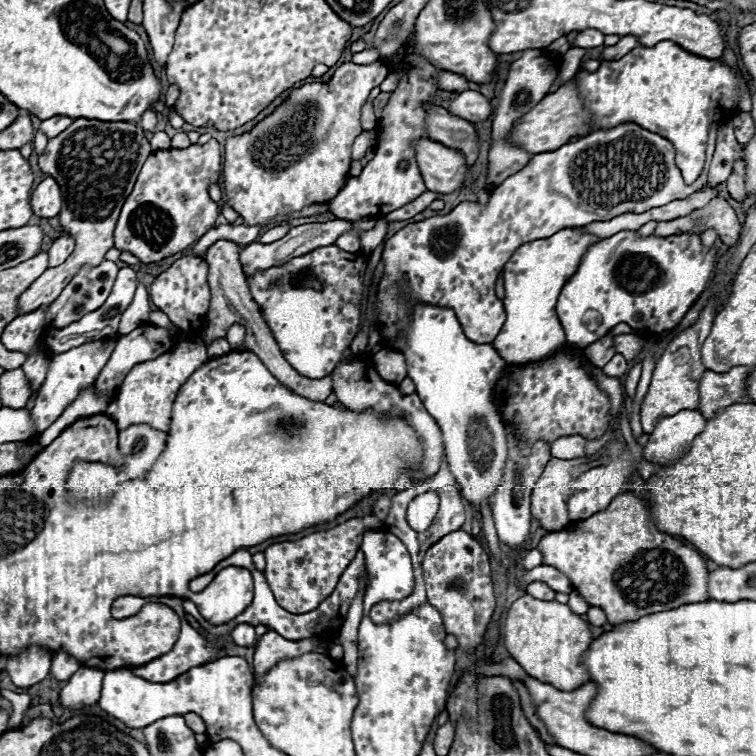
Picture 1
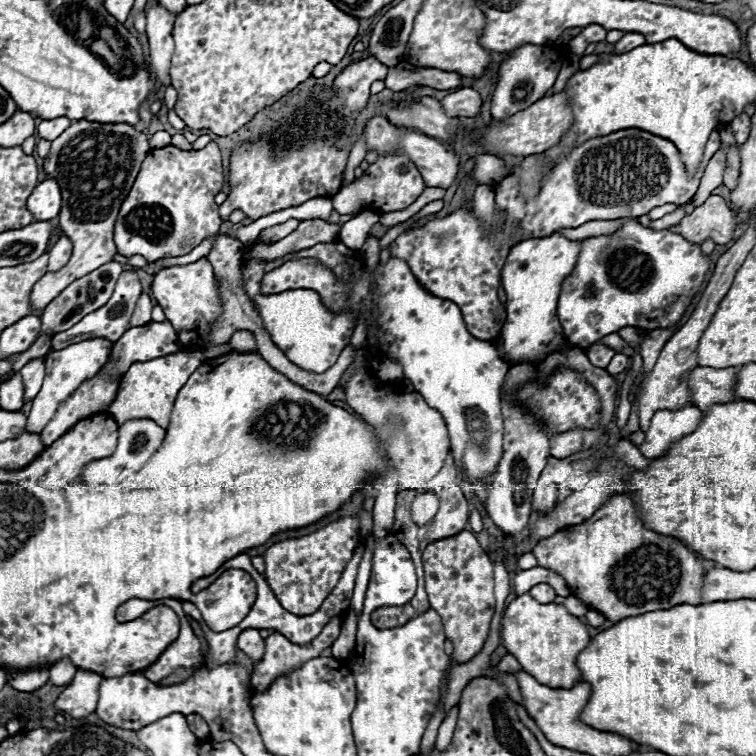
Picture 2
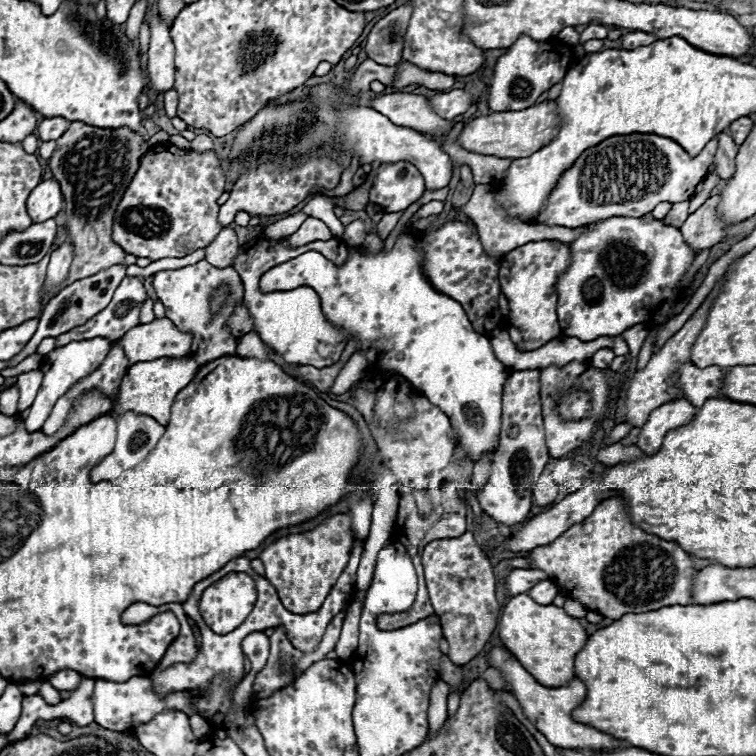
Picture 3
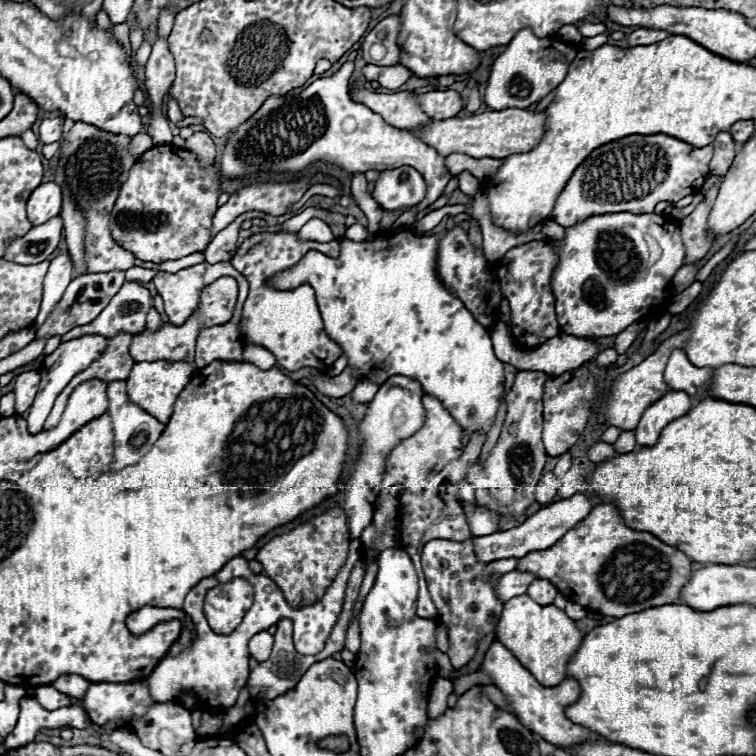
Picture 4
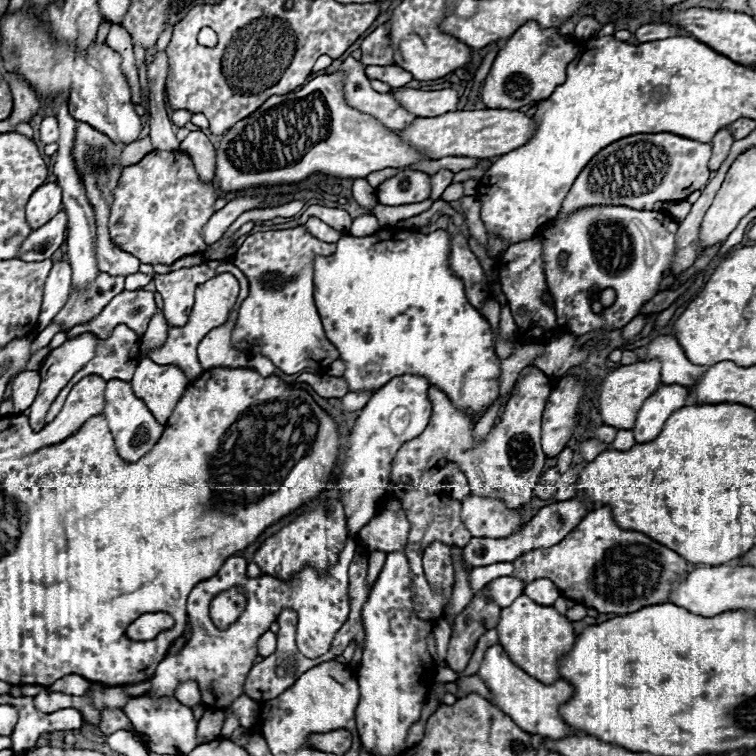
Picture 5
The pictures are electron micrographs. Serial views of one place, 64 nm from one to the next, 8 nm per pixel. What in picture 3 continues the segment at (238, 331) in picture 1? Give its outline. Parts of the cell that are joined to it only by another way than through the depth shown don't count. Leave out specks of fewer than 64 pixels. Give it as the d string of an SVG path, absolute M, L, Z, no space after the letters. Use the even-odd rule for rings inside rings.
M254 332L236 338L236 354L238 356L258 356L258 360L268 360L260 336Z

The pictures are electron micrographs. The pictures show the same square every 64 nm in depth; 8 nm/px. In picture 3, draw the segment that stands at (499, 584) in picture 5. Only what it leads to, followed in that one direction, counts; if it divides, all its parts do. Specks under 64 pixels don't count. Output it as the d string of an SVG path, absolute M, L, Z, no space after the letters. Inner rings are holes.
M516 568L506 576L506 592L508 592L508 596L518 596L518 592L528 592L534 584L538 584L546 578L550 580L550 576L542 570L536 570L536 568L520 570L520 568Z

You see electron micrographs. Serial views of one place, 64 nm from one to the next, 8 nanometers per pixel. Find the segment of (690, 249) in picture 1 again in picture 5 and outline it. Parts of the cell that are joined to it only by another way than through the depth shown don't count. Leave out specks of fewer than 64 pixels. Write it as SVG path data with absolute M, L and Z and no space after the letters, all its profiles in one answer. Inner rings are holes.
M622 206L584 208L566 220L548 222L538 232L538 240L544 250L546 282L554 296L558 326L576 336L624 328L660 292L660 282L670 274L676 254L676 230L678 222L664 212ZM562 252L568 254L564 264L558 260ZM606 288L616 292L616 300L596 314L592 312L592 302Z

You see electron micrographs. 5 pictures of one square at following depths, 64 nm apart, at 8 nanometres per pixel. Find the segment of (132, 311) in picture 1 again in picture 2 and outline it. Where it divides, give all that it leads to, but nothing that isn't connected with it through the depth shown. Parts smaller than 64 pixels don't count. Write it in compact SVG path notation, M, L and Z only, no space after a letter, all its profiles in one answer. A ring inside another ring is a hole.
M146 292L140 294L138 302L136 302L136 308L134 308L134 314L130 318L130 328L134 326L142 326L142 324L148 324L152 318L150 318L150 312L152 312L152 302L150 302L150 296Z

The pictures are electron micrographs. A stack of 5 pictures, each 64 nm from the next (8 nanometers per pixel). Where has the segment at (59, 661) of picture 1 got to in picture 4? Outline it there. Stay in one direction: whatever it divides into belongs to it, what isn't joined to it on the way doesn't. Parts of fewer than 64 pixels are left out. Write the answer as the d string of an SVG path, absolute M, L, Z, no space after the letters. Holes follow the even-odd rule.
M62 674L58 676L58 684L56 688L62 692L62 694L68 694L72 698L78 698L78 696L84 696L84 692L88 690L90 682L78 674Z

